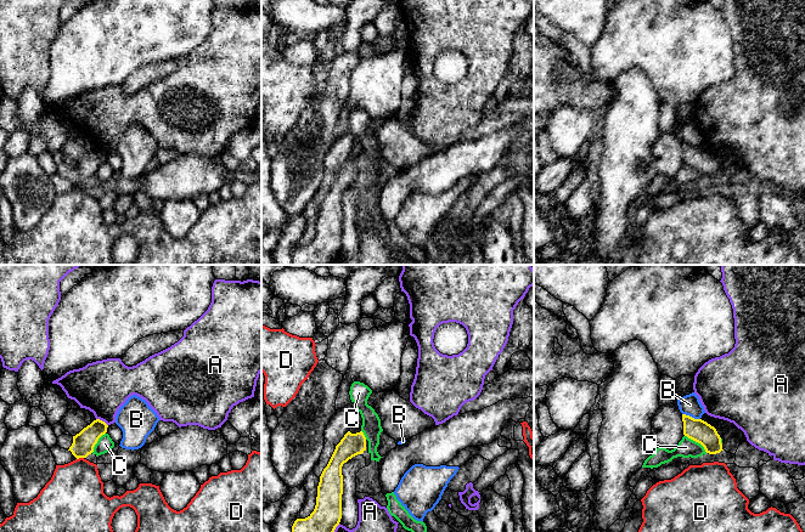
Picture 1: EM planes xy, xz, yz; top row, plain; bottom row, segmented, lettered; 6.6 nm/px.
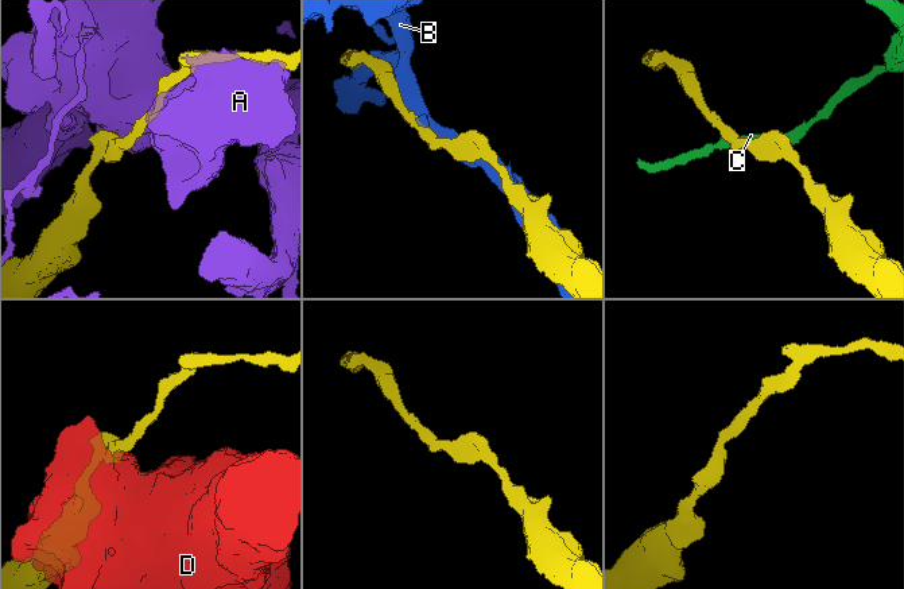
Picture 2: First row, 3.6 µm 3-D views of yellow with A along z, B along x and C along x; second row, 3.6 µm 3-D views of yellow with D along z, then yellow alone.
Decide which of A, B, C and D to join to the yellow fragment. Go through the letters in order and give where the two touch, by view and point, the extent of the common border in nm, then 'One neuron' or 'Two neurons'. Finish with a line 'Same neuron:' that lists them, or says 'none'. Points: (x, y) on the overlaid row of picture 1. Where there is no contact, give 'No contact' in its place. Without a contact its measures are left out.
A: Touches yellow at xy (101, 420). Shared border 90 nm. Two neurons
B: Touches yellow at yz (691, 417). Shared border 130 nm. Two neurons
C: Touches yellow at yz (697, 441). Shared border 190 nm. Two neurons
D: Touches yellow at xy (79, 457). Shared border 50 nm. Two neurons
Same neuron: none

